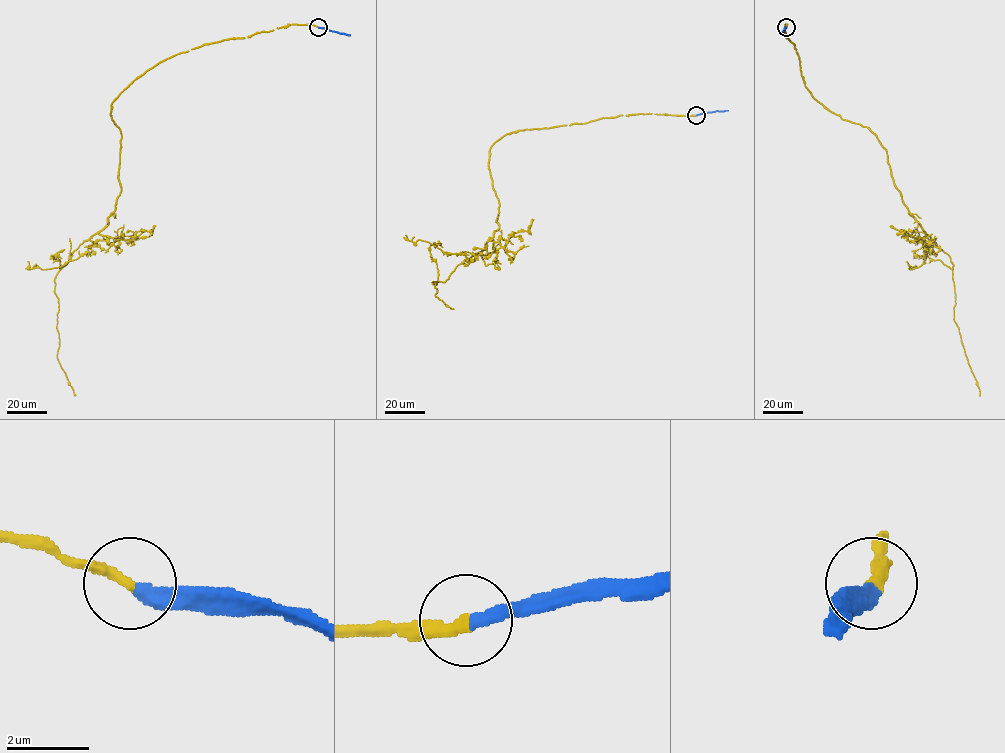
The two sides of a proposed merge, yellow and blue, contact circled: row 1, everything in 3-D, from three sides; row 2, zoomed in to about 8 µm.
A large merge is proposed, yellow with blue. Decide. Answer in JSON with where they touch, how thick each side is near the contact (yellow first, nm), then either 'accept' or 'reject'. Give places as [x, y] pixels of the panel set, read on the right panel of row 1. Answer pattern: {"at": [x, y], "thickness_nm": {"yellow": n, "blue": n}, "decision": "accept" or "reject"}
{"at": [786, 27], "thickness_nm": {"yellow": 300, "blue": 320}, "decision": "accept"}

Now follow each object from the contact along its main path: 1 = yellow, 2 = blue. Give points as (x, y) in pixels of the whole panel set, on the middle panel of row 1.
1: (696, 115), (618, 115), (498, 139), (489, 169), (499, 228), (486, 248), (432, 282), (453, 309)
2: (696, 115), (728, 110)

